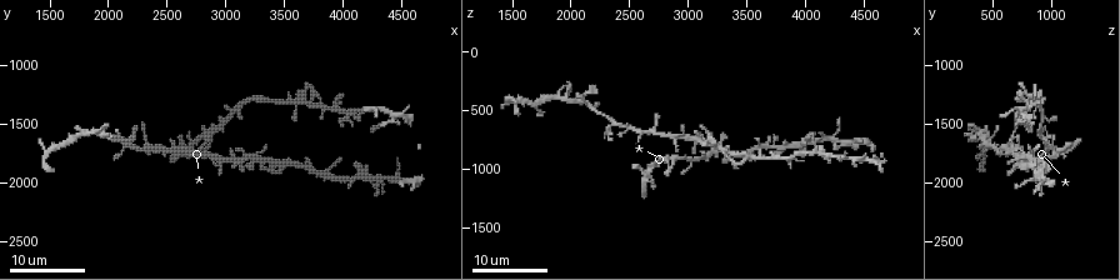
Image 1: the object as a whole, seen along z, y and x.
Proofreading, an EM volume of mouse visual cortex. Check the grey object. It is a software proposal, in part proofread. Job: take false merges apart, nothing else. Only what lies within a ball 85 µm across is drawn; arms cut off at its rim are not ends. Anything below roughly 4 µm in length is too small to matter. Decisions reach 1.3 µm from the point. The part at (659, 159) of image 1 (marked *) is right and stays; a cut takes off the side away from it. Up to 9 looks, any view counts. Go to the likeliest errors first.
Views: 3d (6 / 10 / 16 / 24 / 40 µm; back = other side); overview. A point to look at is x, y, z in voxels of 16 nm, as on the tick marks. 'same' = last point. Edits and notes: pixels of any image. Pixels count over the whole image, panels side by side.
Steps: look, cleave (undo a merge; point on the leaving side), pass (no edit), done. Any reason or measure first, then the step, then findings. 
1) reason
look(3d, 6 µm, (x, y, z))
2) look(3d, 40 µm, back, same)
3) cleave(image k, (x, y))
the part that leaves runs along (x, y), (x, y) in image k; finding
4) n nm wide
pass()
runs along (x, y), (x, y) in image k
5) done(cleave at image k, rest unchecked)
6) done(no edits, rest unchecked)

four or more arms meet
look(3d, 16 µm, (2360, 1700, 620))

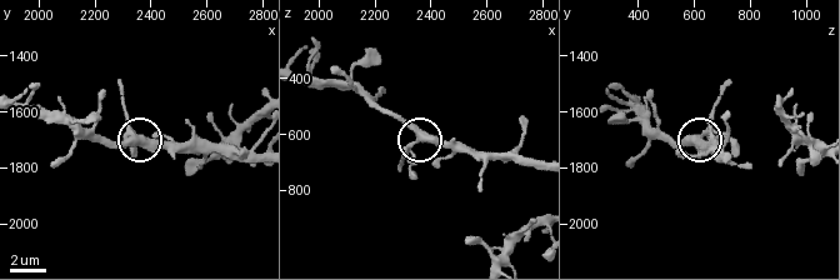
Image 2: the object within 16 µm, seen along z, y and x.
closer look
look(3d, 6 µm, (2360, 1700, 600))

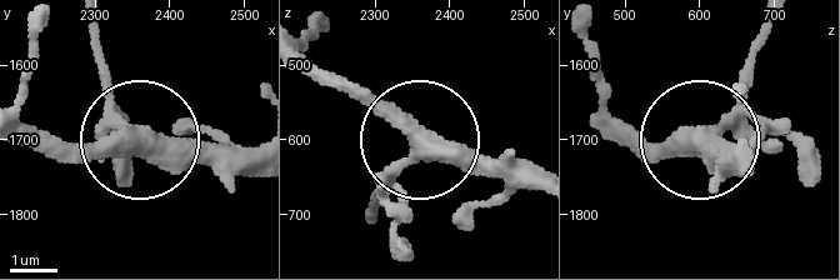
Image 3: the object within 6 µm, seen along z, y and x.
other side
look(3d, 6 µm, back, (2355, 1690, 610))

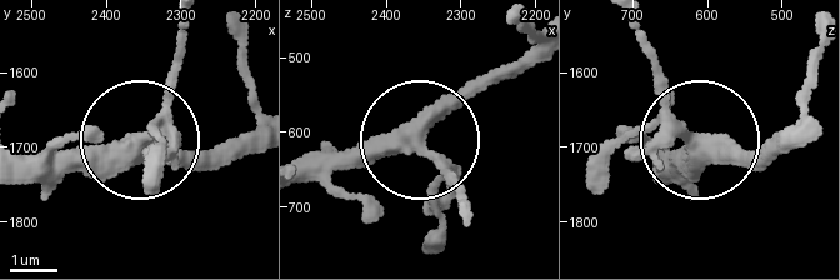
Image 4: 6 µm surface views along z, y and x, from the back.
4 arms
pass()
all the same neuron

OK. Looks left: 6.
looks like a crossing
look(3d, 16 µm, (2680, 1700, 1000))

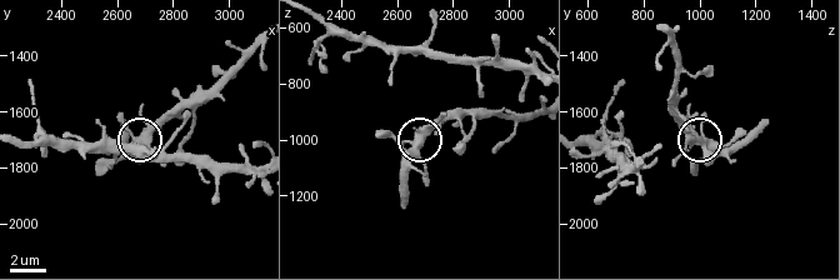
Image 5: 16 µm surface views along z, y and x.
look(3d, 10 µm, (2690, 1700, 990))

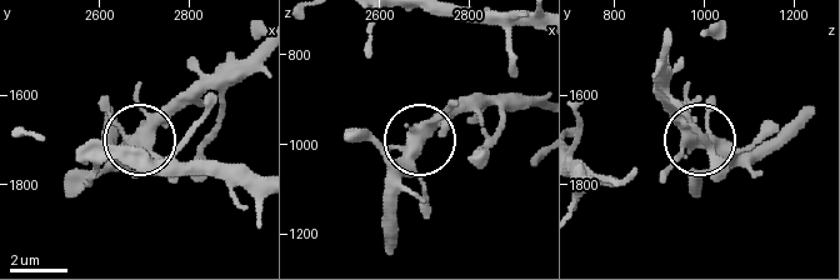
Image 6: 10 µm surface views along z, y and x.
410 nm wide
pass()
runs along (445, 108), (411, 163), (385, 189) in image 6; all the same neuron

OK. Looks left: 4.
a narrow waist
look(3d, 24 µm, (1700, 1600, 420))

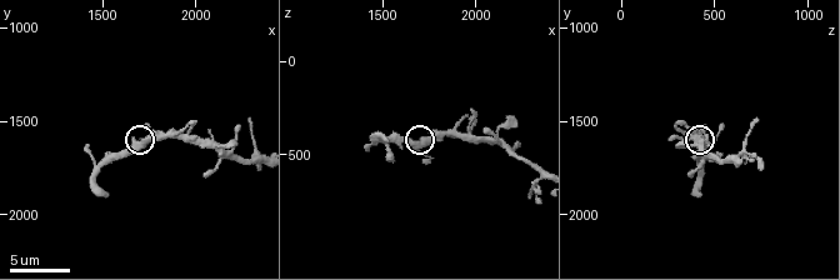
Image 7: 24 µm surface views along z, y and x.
look(3d, 6 µm, (1700, 1620, 440))

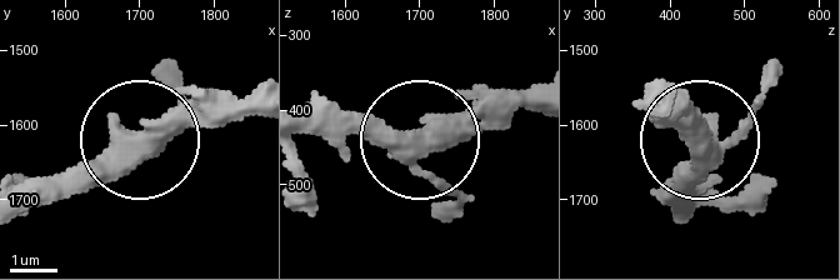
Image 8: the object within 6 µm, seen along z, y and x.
3 arms
pass()
runs along (536, 111), (464, 111), (405, 135), (313, 135) in image 8; continuous, no second neuron

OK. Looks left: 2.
calibre changes
look(3d, 16 µm, (3800, 1360, 840))

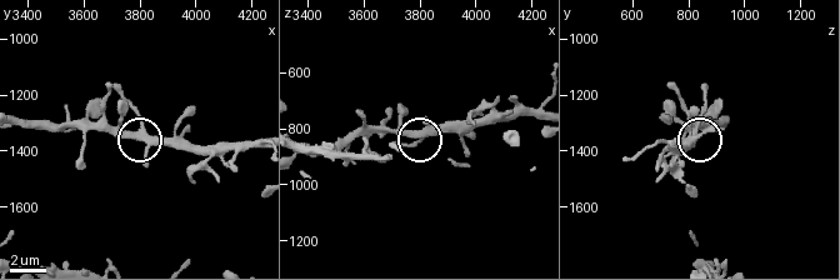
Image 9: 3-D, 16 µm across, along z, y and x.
zoom in
look(3d, 6 µm, (3820, 1340, 820))

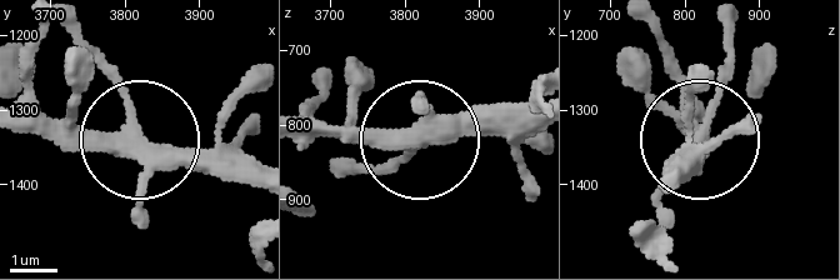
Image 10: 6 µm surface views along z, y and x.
350 nm wide
pass()
runs along (23, 118), (246, 161) in image 10; all the same neuron

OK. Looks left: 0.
done(no edits, rest unchecked)

